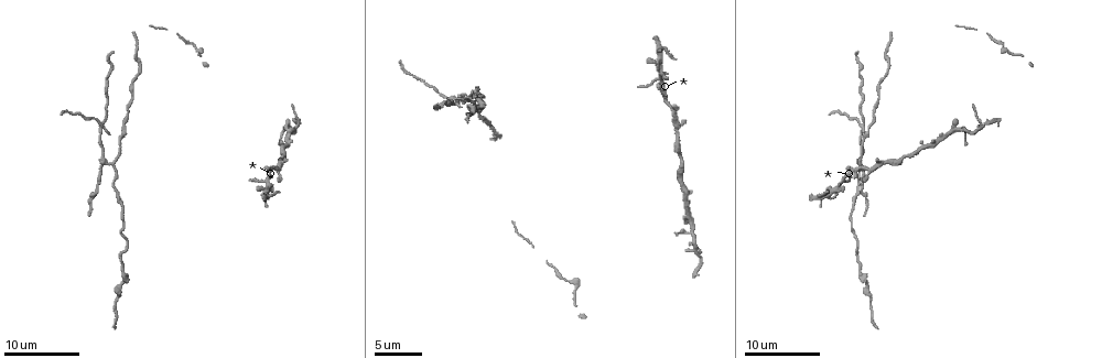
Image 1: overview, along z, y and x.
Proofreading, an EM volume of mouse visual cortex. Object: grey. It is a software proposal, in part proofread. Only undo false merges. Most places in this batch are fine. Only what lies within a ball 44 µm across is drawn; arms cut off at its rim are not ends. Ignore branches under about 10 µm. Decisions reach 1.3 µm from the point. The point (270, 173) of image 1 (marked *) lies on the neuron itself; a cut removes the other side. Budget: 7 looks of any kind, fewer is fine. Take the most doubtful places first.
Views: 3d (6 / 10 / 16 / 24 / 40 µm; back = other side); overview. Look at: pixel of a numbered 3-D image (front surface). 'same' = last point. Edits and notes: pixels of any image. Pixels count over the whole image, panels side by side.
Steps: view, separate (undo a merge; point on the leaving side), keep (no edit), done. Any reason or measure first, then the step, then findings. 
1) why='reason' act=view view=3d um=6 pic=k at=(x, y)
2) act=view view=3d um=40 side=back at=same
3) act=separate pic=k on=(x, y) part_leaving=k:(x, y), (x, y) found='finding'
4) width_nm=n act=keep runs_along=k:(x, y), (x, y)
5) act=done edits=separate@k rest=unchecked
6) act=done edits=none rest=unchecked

why='three-way junction' act=view view=3d um=10 pic=1 at=(677, 130)

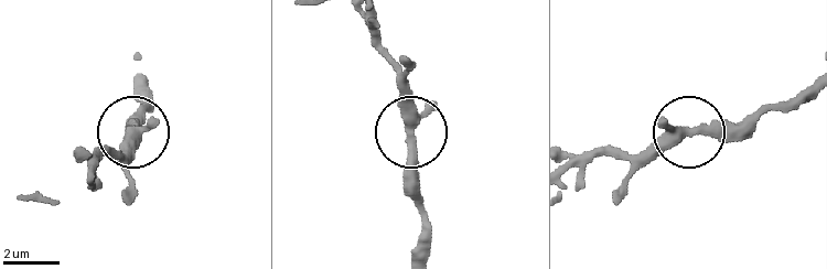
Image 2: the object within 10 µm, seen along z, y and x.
why='from behind' act=view view=3d um=10 side=back pic=2 at=(412, 135)

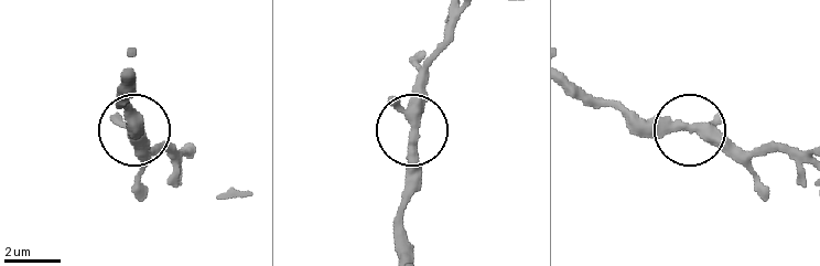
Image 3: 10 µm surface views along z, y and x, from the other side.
act=keep runs_along=3:(450, 10), (441, 52), (421, 81), (410, 192) found='continuous, no second neuron'

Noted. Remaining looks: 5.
act=view view=3d um=16 pic=1 at=(129, 112)

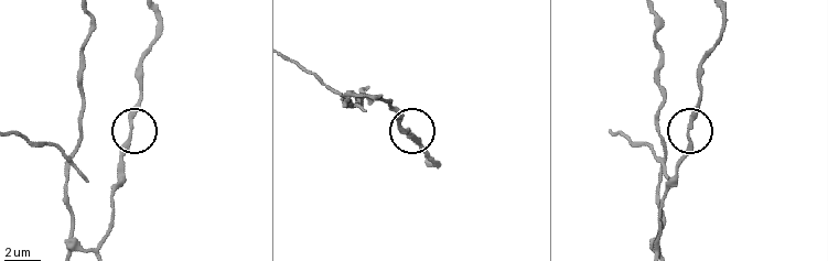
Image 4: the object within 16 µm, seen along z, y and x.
act=view view=3d um=6 pic=4 at=(130, 131)

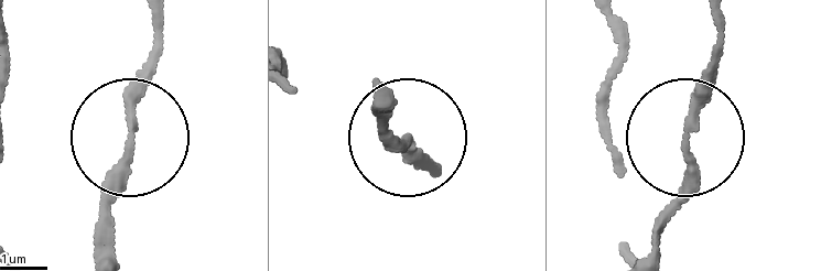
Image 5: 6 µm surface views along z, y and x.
act=keep found='all the same neuron'

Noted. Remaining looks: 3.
why='thick turns thin' act=view view=3d um=10 pic=1 at=(681, 169)

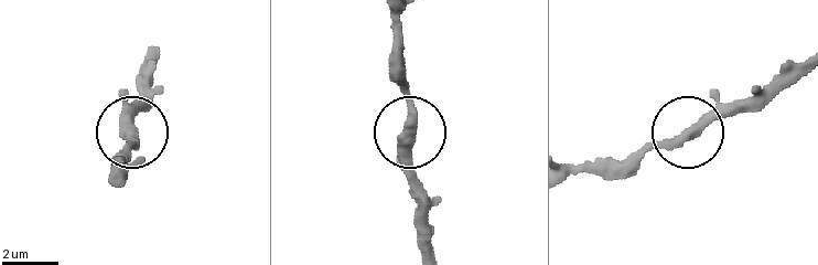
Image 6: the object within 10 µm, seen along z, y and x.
width_nm=370 act=keep found='one neuron here'

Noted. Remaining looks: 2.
why='sudden change in width' act=view view=3d um=10 pic=1 at=(851, 210)

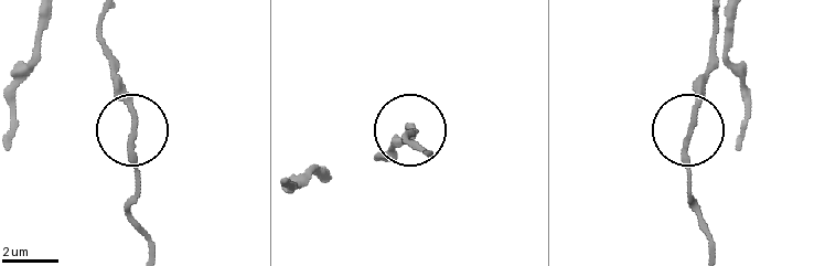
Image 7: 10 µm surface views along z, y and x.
act=view view=3d um=10 side=back pic=7 at=(691, 127)

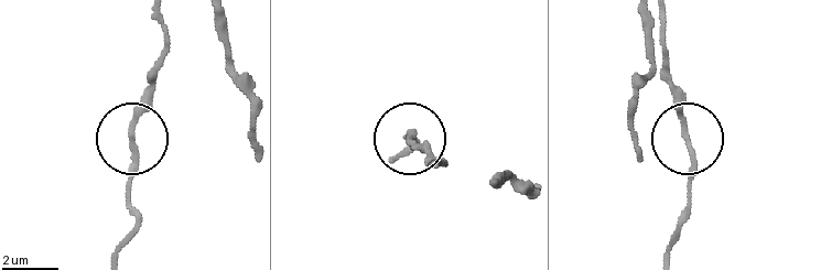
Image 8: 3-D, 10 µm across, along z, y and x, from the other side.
act=keep runs_along=8:(662, 24), (662, 60), (691, 144), (691, 214) found='all the same neuron'

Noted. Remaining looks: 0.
act=done edits=none rest=unchecked

